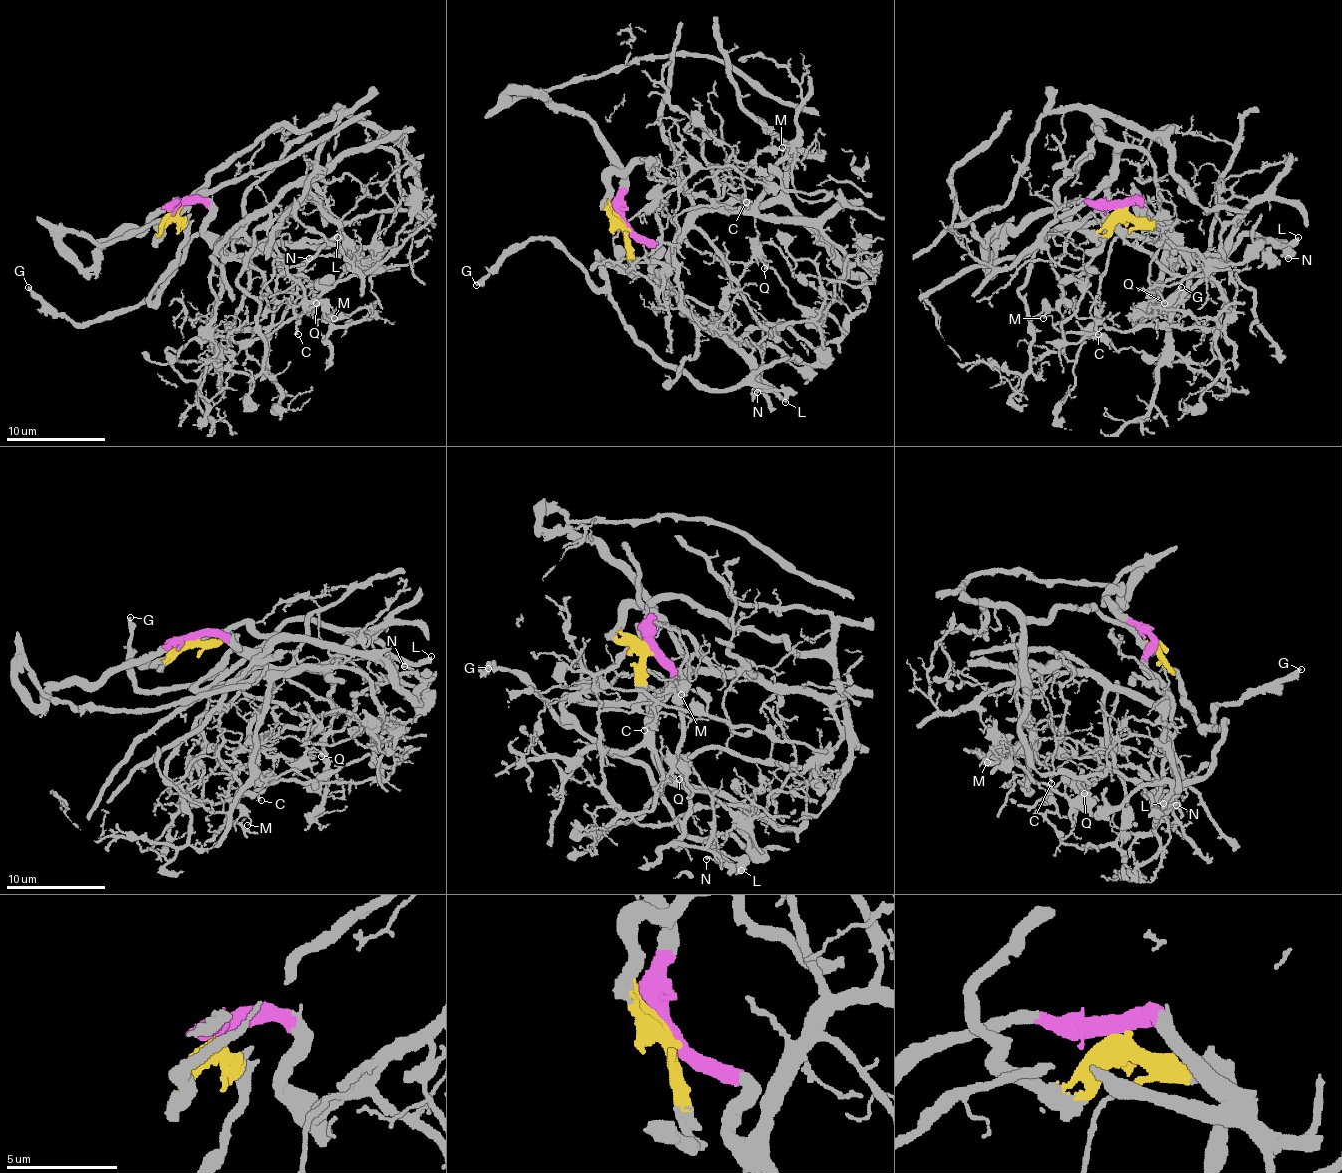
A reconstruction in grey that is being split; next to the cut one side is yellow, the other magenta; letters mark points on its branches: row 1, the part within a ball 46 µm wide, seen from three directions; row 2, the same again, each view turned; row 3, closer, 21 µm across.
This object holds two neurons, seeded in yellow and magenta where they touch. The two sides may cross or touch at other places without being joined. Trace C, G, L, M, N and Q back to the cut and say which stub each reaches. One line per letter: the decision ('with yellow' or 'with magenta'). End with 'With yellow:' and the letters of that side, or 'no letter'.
C: with magenta
G: with yellow
L: with yellow
M: with magenta
N: with yellow
Q: with magenta
With yellow: G, L, N

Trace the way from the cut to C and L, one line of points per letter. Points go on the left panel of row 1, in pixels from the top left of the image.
C: (177, 207), (201, 202), (216, 239), (268, 212), (276, 251), (301, 286), (298, 333)
L: (177, 209), (184, 231), (177, 266), (152, 293), (152, 301), (194, 236), (318, 246), (328, 246), (338, 236)

